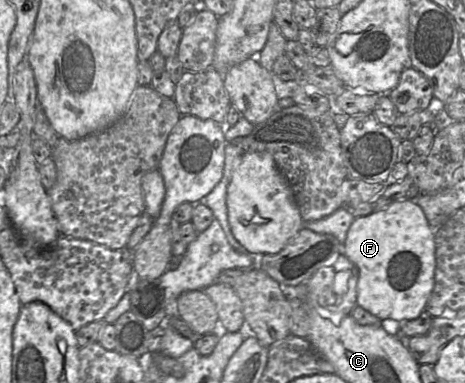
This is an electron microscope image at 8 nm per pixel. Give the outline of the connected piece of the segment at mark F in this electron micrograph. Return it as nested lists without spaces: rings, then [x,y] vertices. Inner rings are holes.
[[[395,201],[382,210],[355,218],[343,243],[343,255],[358,269],[357,305],[382,321],[399,323],[415,319],[425,310],[435,283],[435,233],[414,201]]]

